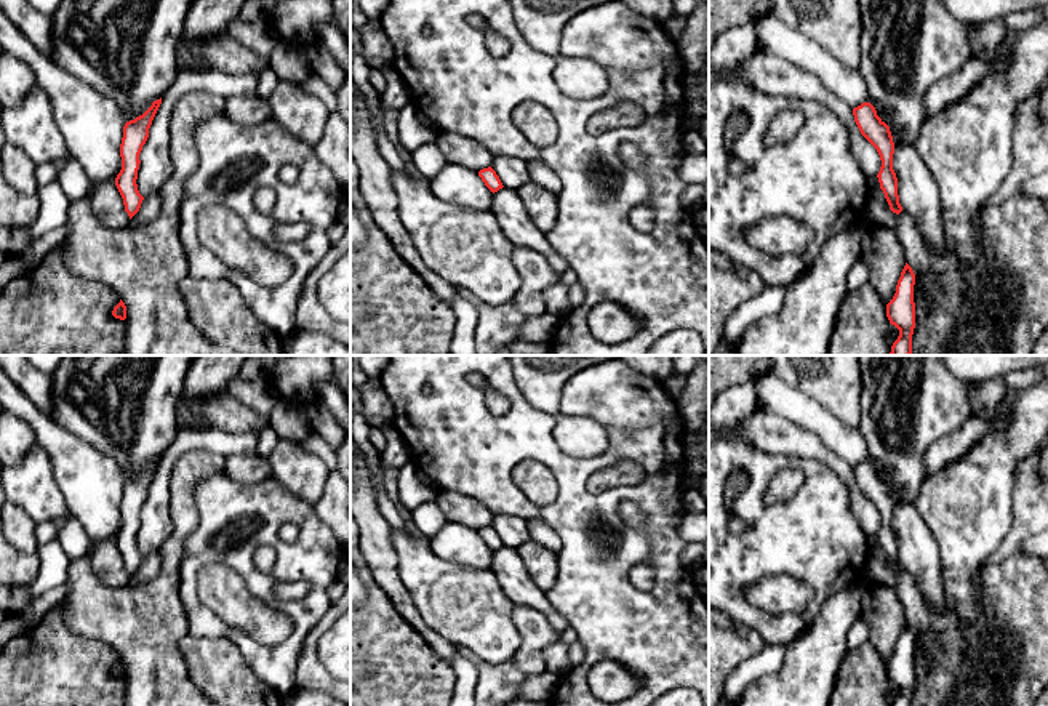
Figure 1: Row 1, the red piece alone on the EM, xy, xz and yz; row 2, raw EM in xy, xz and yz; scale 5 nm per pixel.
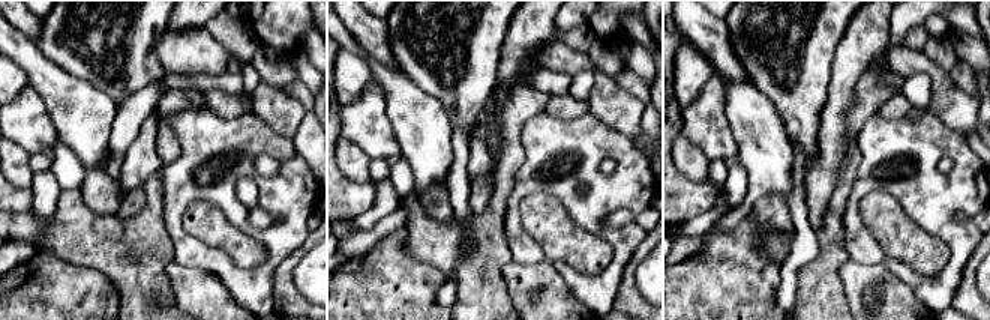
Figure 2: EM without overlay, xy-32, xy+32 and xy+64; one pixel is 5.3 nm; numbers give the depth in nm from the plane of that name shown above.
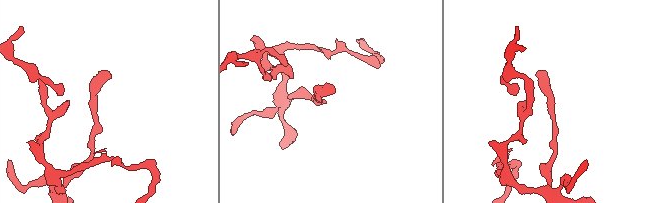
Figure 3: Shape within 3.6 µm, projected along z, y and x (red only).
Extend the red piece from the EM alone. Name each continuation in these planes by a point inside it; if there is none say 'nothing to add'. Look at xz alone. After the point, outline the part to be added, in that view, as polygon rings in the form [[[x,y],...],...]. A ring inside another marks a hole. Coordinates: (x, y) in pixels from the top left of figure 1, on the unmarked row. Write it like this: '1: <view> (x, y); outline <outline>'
1: xz (514, 532); outline [[[494,515],[491,527],[499,535],[502,544],[512,549],[517,549],[523,543],[530,541],[528,520],[520,517]]]

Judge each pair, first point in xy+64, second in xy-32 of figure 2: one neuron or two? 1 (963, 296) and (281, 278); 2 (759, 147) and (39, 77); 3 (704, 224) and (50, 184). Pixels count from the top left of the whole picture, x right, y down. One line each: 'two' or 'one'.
1: one
2: one
3: one

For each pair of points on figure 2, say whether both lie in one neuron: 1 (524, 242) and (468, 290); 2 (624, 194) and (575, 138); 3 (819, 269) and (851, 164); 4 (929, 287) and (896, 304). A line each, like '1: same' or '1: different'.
1: different
2: same
3: same
4: different

